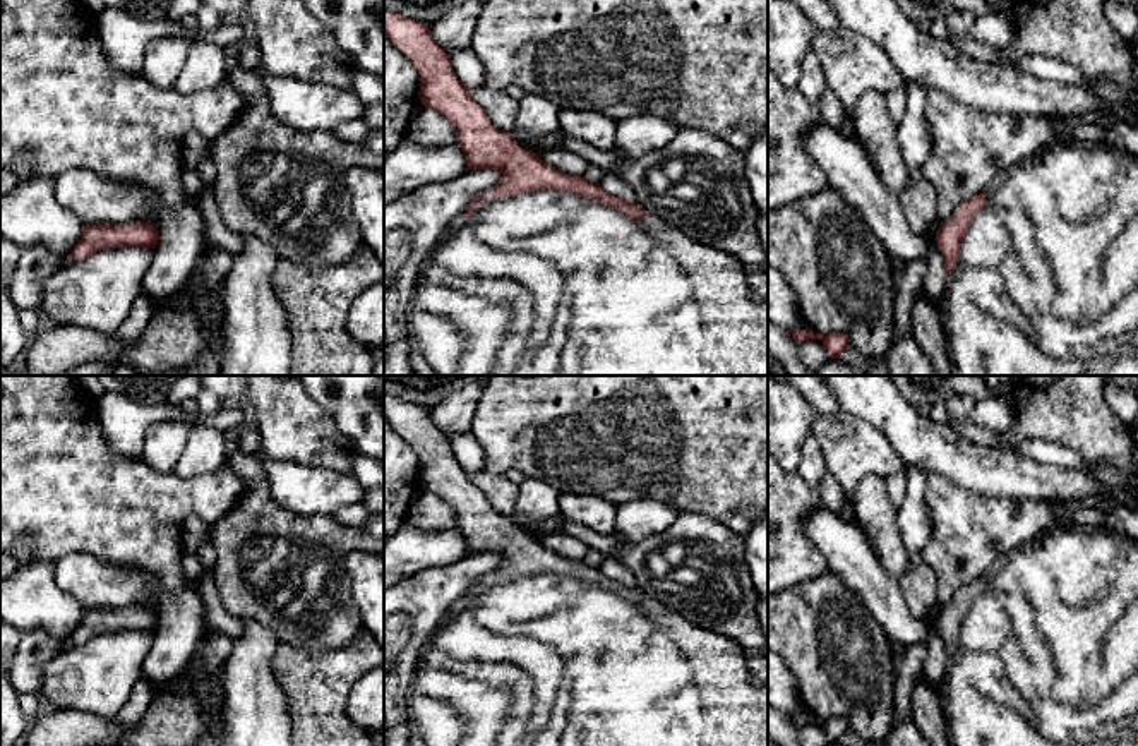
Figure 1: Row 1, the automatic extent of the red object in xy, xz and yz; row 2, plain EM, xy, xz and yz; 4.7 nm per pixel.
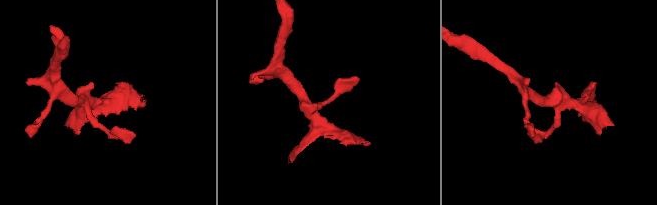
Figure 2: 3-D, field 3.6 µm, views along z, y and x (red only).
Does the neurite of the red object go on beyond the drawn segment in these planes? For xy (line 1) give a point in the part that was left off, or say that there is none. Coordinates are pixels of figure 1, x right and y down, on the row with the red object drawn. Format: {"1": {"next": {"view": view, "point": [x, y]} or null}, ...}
{"1": {"next": null}}

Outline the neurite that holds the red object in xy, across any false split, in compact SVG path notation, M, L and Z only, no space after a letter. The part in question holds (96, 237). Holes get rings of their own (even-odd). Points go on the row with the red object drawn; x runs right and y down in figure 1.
M146 221L125 225L86 225L79 242L70 250L70 262L82 262L96 252L117 247L153 247L159 240L158 226Z

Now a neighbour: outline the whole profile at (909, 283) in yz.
M915 259L905 262L905 269L896 276L895 341L910 334L910 312L913 302L924 295L925 271L927 261Z

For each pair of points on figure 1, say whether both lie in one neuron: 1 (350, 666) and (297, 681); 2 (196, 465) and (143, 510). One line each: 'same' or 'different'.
1: same
2: different

